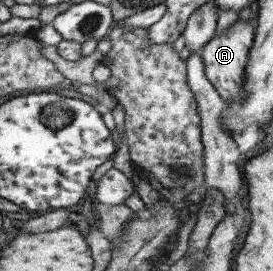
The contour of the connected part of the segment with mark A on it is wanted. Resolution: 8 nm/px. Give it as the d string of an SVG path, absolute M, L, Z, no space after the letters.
M237 20L220 34L214 35L204 46L200 55L203 60L206 78L218 91L220 98L226 103L243 101L243 70L247 61L248 49L253 41L253 31L250 20Z

